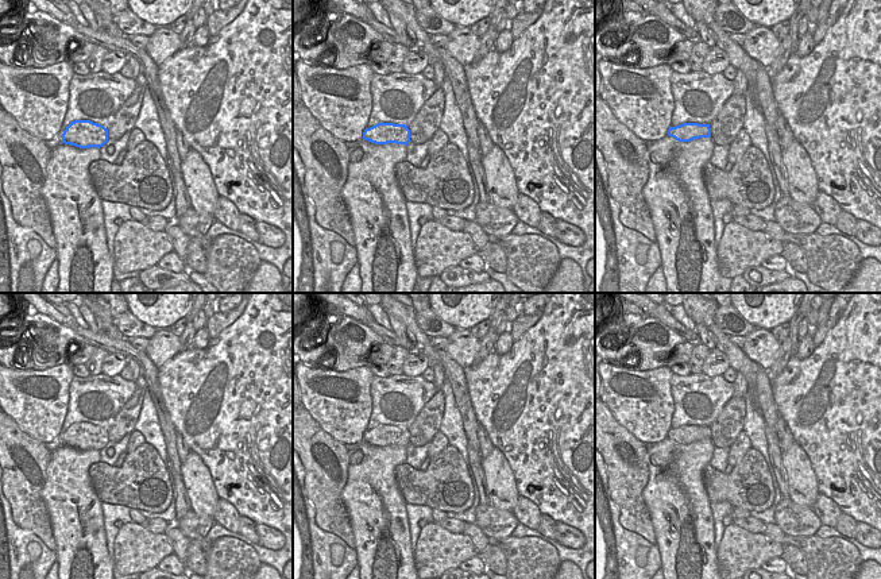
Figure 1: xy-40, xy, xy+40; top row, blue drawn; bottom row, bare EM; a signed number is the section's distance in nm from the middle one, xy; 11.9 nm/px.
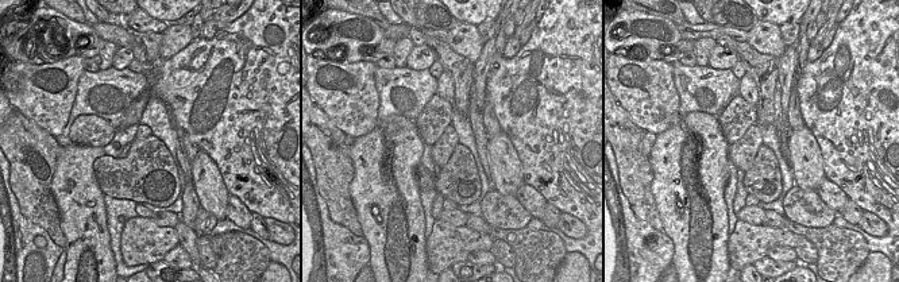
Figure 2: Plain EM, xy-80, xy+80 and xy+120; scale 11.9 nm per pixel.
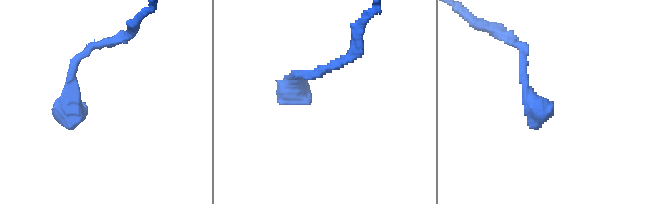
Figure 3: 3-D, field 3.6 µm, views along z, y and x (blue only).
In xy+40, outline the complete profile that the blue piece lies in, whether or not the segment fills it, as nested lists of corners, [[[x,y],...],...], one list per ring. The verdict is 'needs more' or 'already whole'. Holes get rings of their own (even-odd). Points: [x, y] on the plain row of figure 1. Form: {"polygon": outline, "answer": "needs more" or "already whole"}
{"polygon": [[[683,425],[676,429],[669,429],[668,437],[679,444],[691,444],[693,441],[710,440],[711,431],[710,426]]], "answer": "already whole"}

